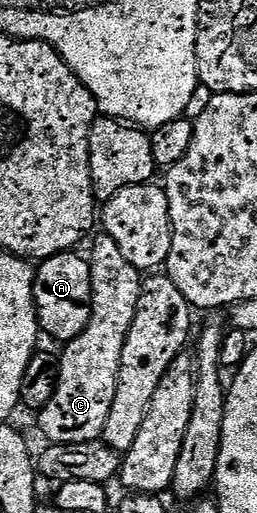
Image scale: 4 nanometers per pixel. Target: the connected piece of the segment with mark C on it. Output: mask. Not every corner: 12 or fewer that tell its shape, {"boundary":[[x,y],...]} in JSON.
{"boundary":[[109,235],[90,254],[92,319],[38,413],[53,443],[95,443],[118,389],[142,273]]}

